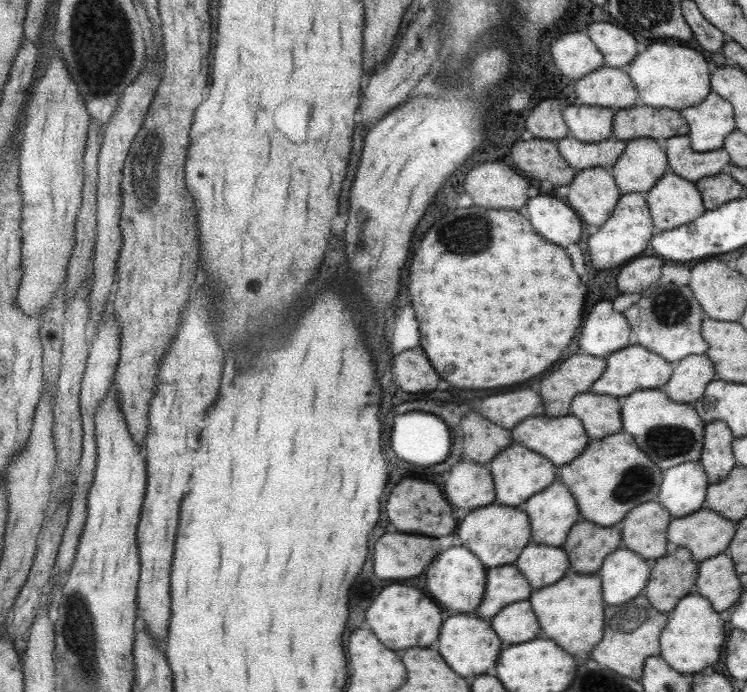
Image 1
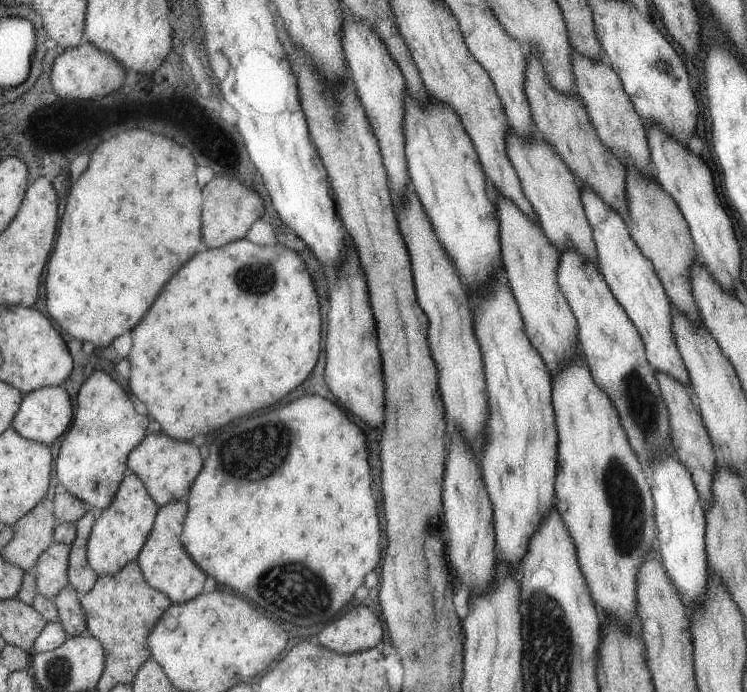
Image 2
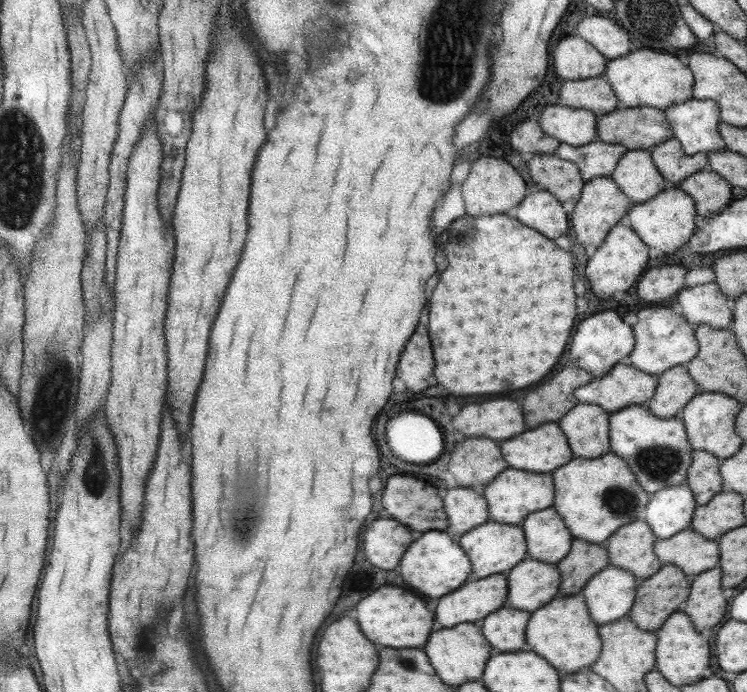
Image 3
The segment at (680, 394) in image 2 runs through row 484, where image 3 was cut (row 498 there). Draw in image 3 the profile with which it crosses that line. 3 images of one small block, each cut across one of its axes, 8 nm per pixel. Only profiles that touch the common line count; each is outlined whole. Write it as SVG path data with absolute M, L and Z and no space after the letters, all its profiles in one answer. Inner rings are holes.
M694 450L685 482L693 493L695 502L703 506L709 499L722 491L719 474L721 460L704 450Z

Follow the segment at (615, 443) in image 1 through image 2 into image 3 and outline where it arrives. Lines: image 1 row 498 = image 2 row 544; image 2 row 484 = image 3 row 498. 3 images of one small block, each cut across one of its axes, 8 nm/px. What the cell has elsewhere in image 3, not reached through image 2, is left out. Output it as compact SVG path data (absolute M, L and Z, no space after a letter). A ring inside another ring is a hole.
M613 451L606 452L597 458L571 457L569 462L552 470L554 482L554 501L552 507L559 513L573 538L597 545L604 545L620 526L632 520L645 518L645 507L650 499L649 494L641 488L628 464Z

